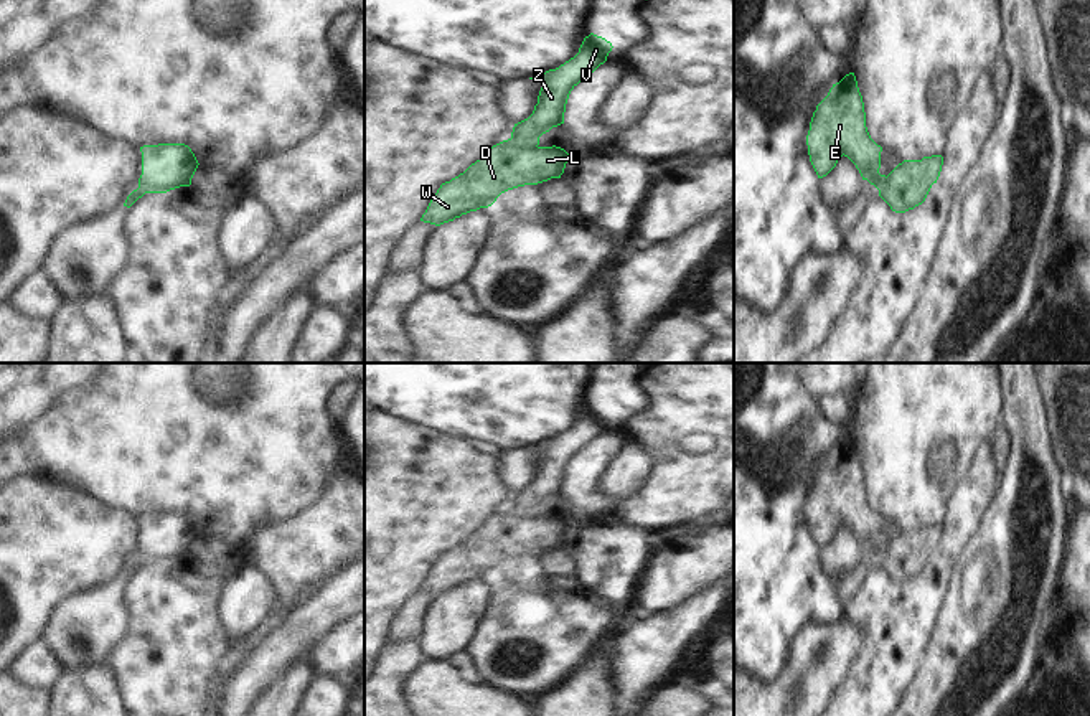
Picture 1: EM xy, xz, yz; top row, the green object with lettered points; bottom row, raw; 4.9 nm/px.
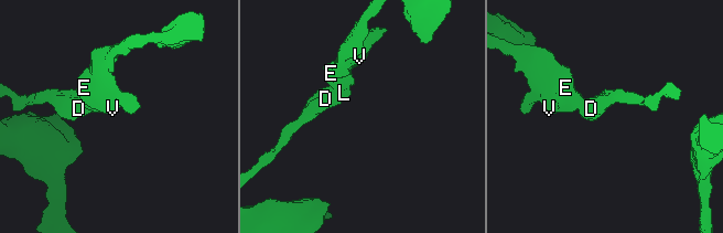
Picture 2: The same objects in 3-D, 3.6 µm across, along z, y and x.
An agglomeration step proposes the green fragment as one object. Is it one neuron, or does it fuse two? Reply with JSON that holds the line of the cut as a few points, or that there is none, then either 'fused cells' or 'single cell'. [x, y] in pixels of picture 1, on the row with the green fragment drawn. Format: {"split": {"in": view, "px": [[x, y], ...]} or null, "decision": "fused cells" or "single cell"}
{"split": {"in": "xz", "px": [[508, 139], [520, 147], [536, 147]]}, "decision": "fused cells"}

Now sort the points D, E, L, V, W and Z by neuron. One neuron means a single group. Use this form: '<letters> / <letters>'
D L W / E V Z

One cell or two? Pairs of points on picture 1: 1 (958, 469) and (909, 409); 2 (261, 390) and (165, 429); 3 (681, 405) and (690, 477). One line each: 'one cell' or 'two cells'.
1: one cell
2: one cell
3: one cell

